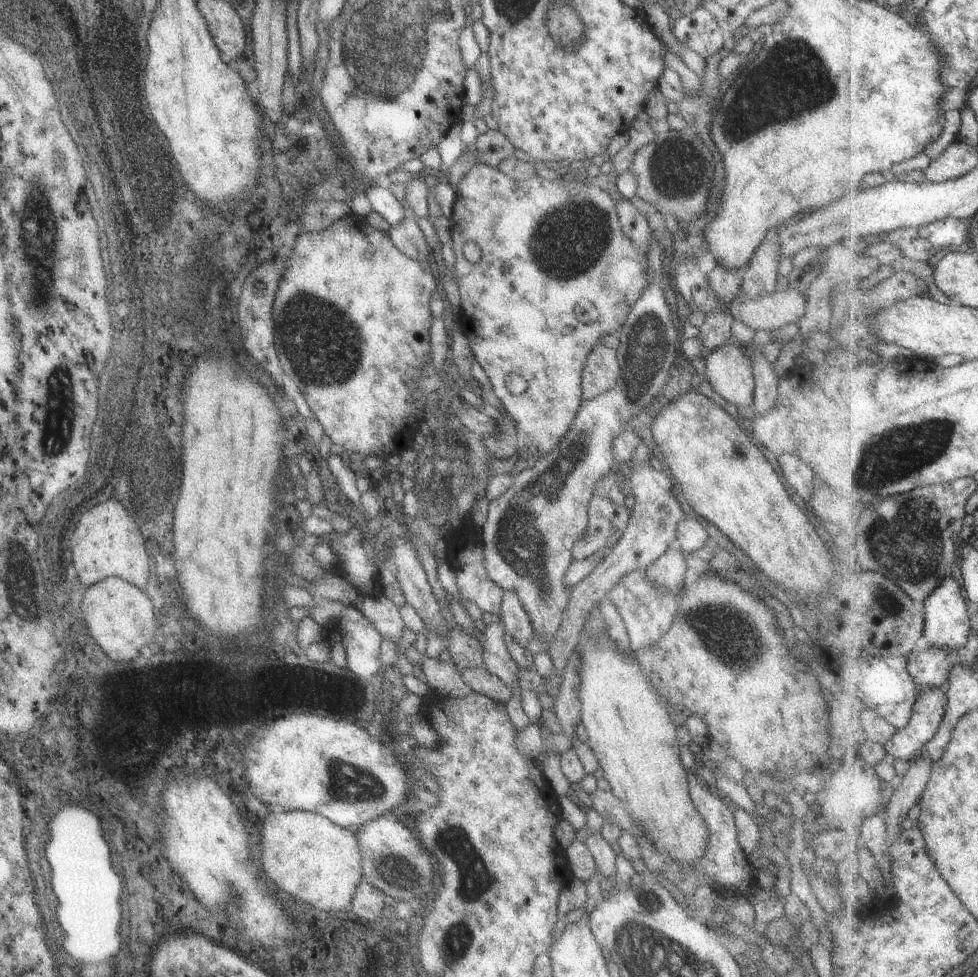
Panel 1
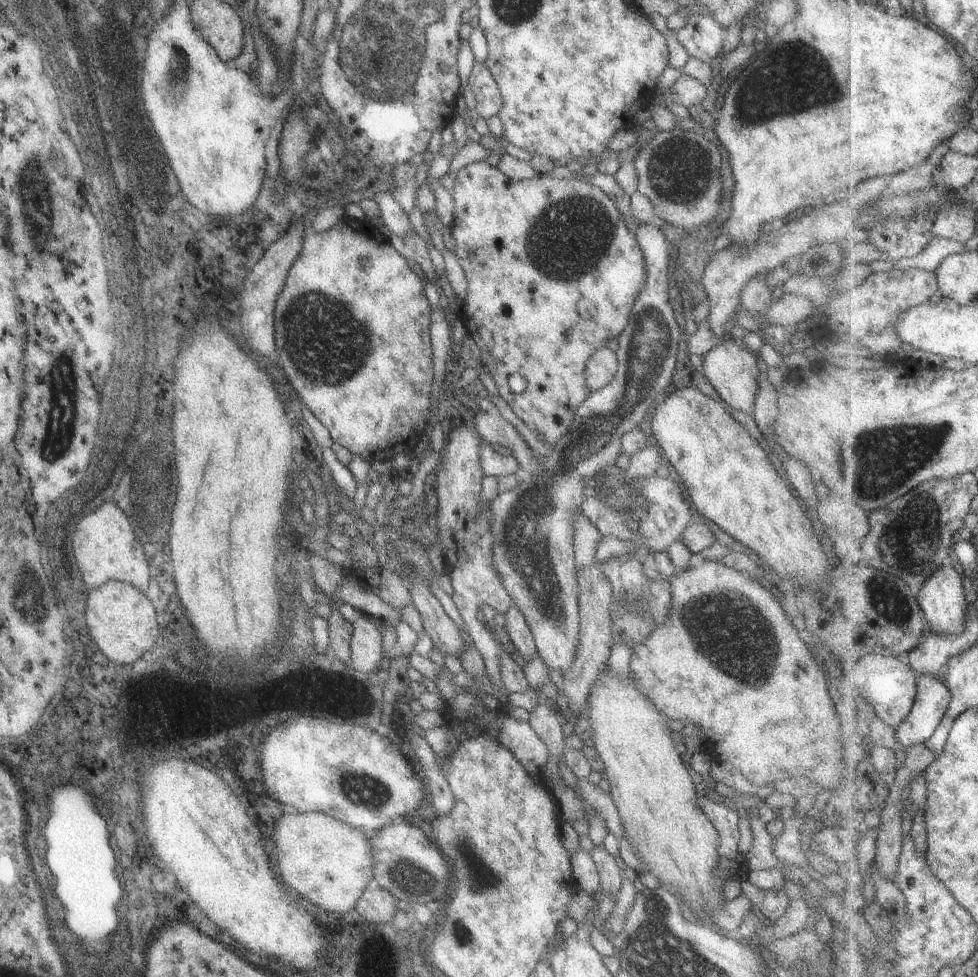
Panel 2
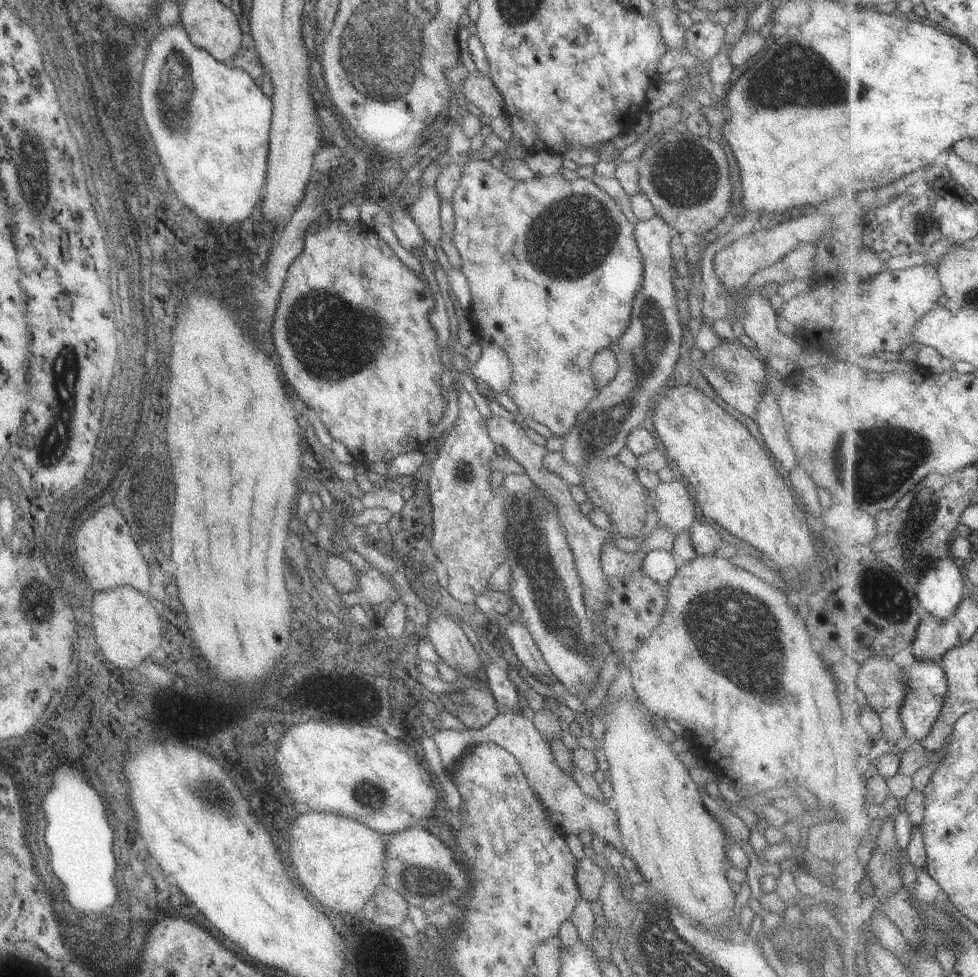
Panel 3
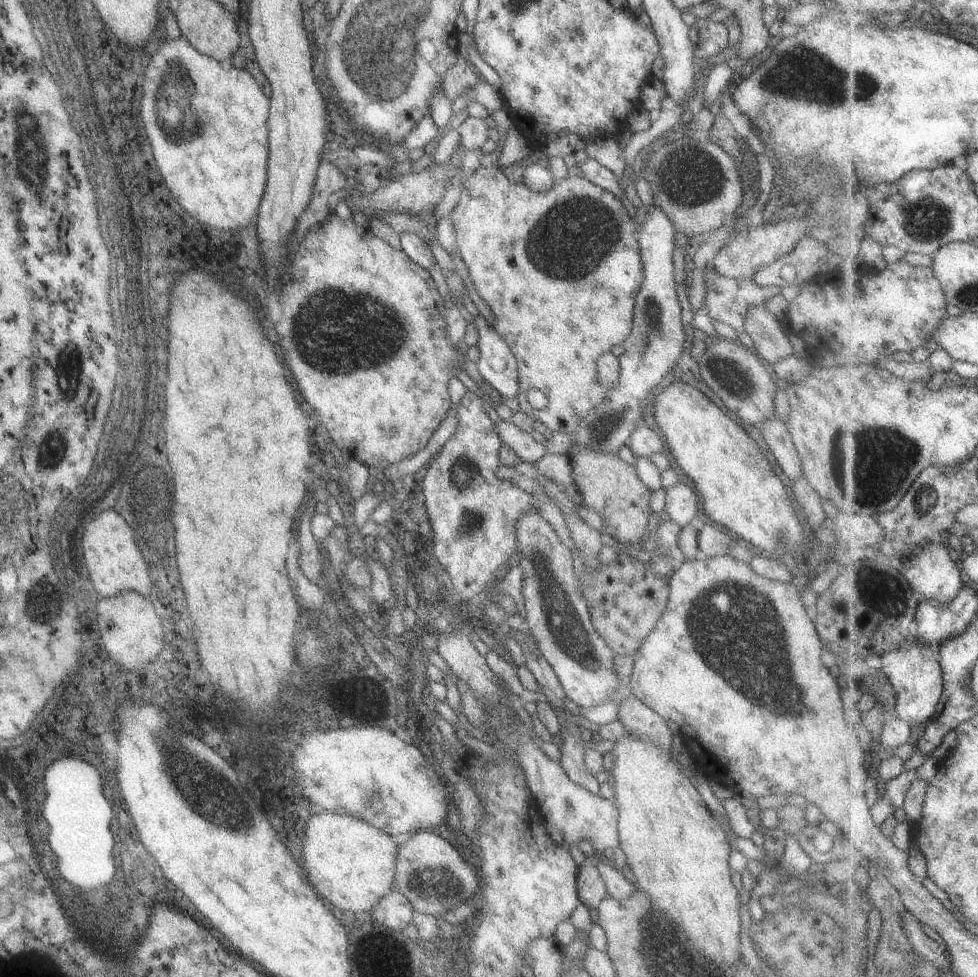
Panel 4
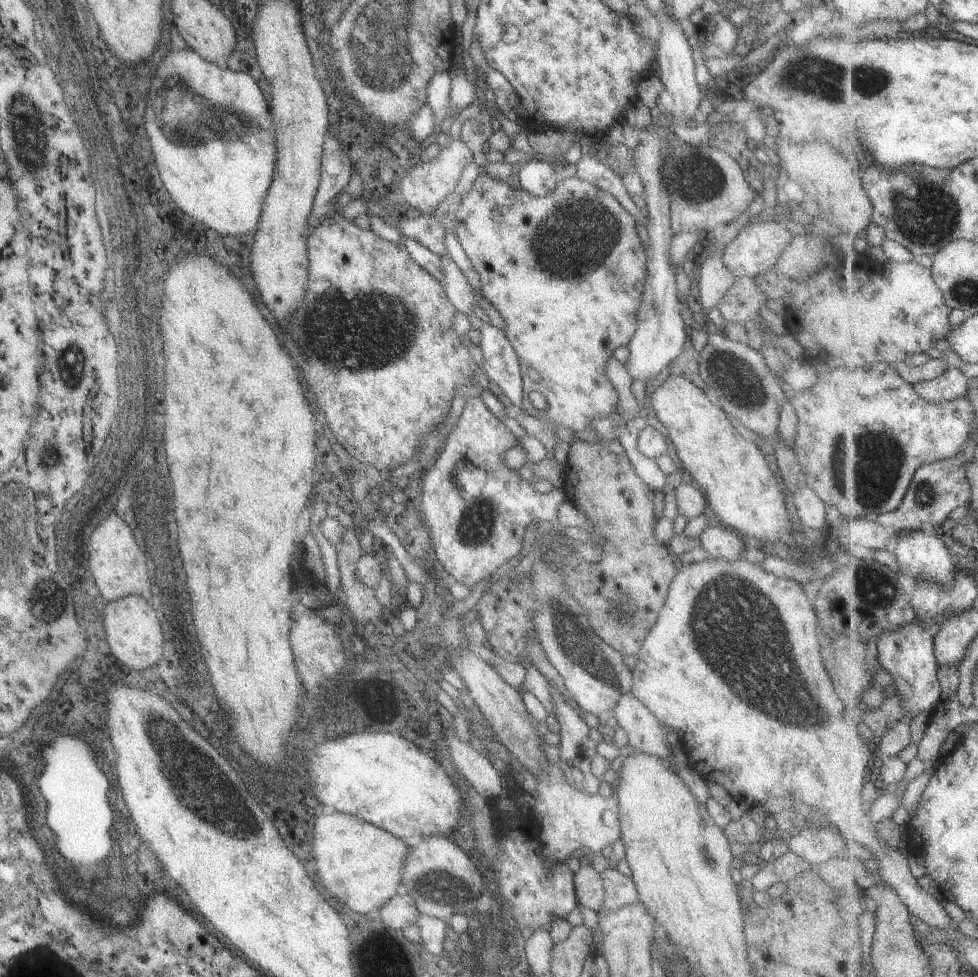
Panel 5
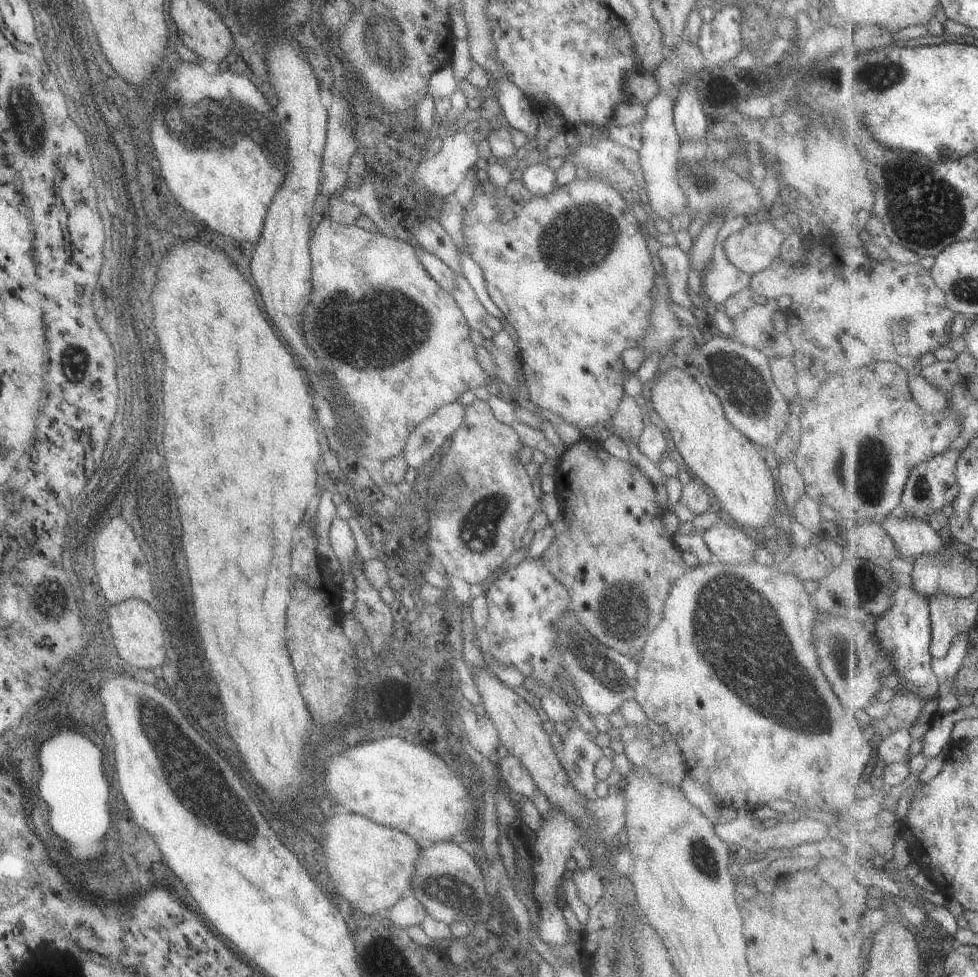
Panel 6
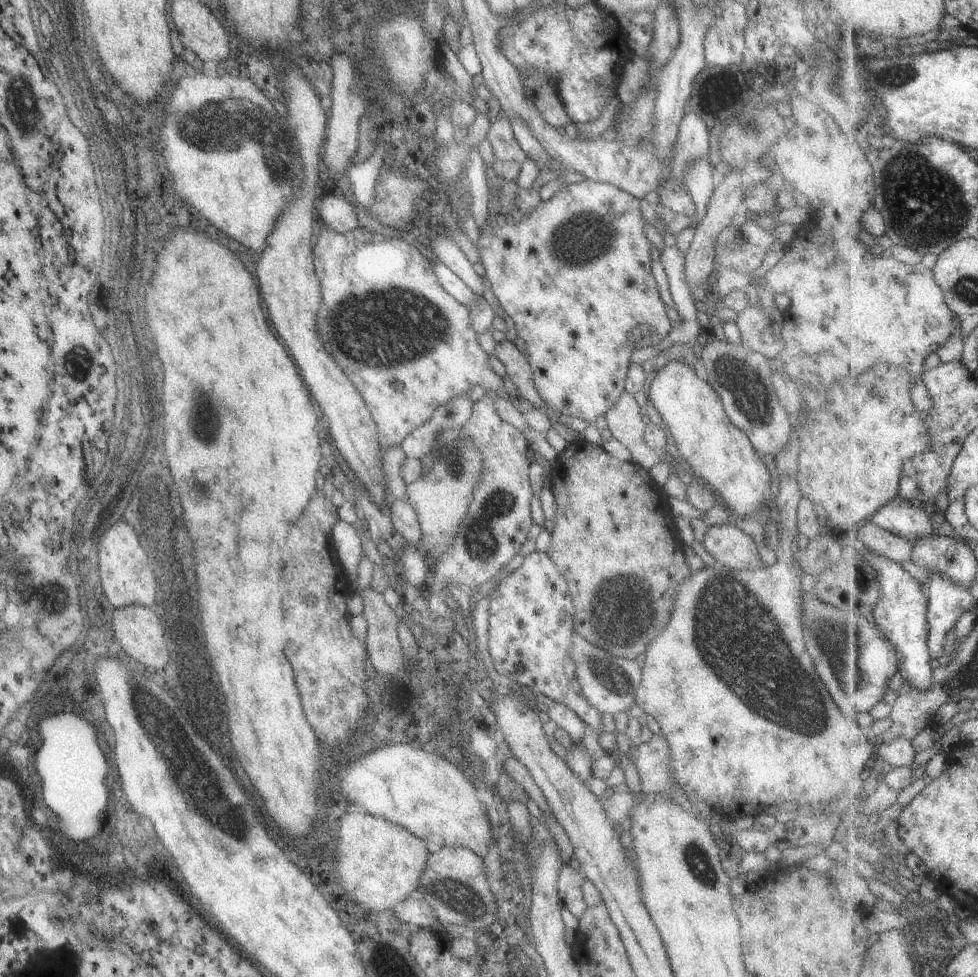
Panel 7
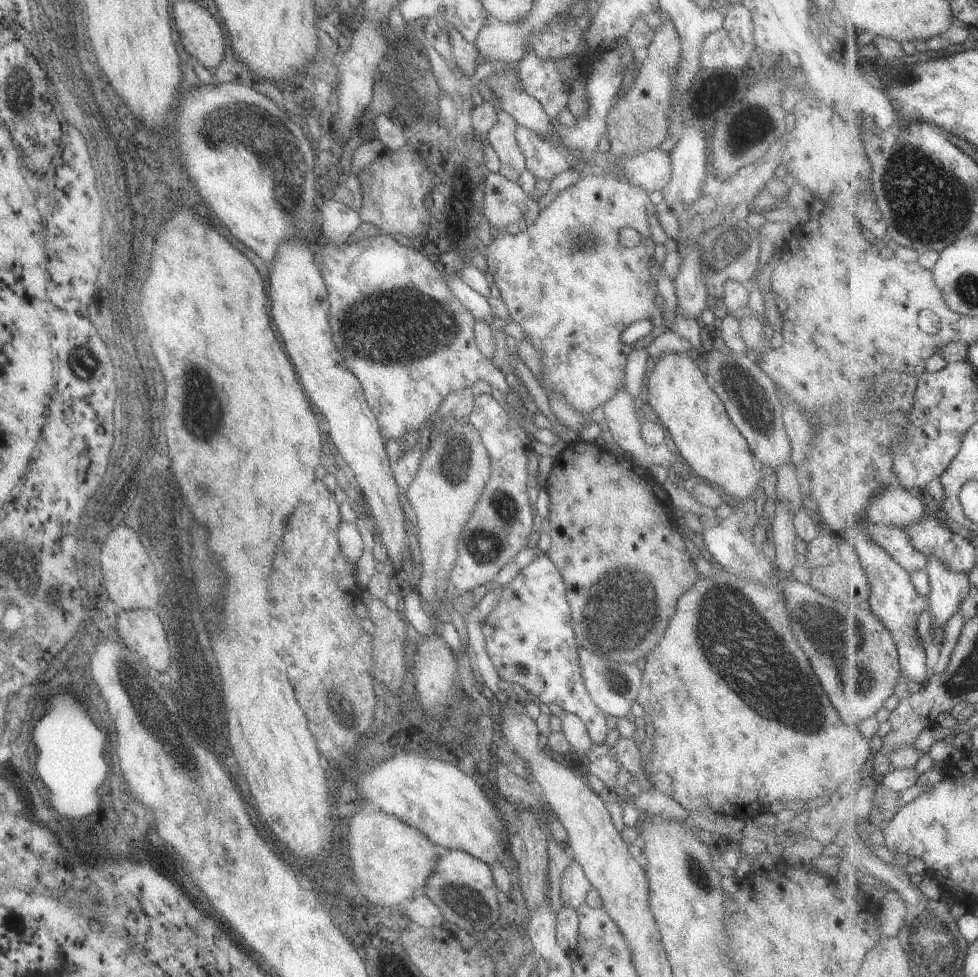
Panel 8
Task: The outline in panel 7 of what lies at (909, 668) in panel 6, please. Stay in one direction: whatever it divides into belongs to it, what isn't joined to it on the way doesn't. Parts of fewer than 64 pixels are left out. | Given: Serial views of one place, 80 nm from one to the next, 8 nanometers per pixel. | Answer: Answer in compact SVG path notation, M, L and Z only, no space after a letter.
M862 547L854 549L863 558L870 563L878 572L878 583L882 588L882 597L878 600L878 605L875 605L873 621L876 625L889 637L889 640L895 645L898 650L900 660L900 675L911 684L912 688L919 691L929 690L934 685L934 667L931 666L932 654L929 646L929 633L925 624L928 623L928 595L922 584L896 560L881 556L875 553L864 551Z

